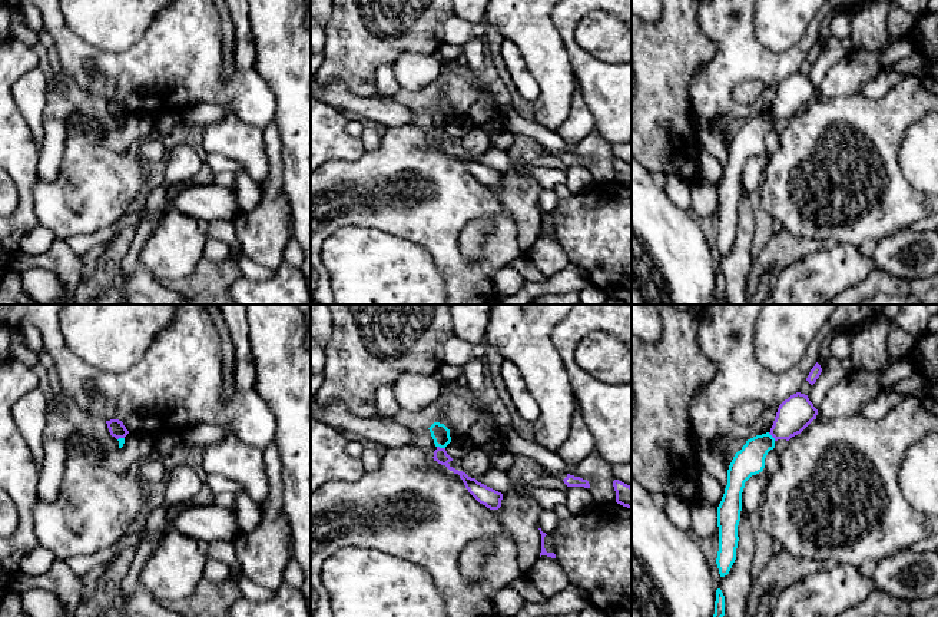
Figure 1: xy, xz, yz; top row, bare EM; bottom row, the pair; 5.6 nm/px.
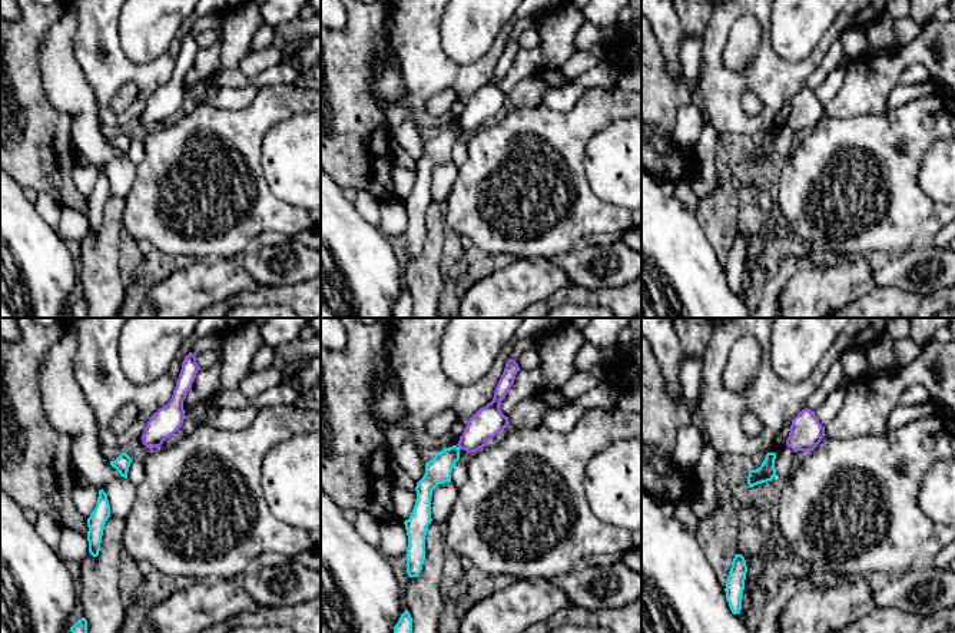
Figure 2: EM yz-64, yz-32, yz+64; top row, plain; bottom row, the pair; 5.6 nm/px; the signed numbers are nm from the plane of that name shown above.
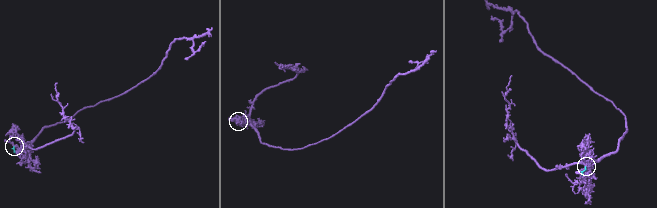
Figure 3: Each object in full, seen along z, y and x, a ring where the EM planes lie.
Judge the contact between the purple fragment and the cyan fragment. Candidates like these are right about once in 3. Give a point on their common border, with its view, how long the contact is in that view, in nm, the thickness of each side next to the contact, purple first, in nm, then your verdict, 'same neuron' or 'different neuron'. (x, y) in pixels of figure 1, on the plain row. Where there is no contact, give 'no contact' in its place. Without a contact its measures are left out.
xz (441, 128) | 50 nm | 80/100 nm | different neuron

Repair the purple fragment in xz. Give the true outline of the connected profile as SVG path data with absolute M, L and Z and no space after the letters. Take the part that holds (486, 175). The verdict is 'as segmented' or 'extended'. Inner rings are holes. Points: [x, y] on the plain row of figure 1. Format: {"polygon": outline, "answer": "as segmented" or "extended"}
{"polygon": "M437 126L434 130L434 140L437 140L441 145L445 145L450 150L454 153L458 153L463 159L465 167L468 172L483 185L485 185L490 189L498 189L501 186L503 173L478 162L475 157L468 156L465 152L458 150L453 147L448 142L453 140L453 137L447 133L445 127Z", "answer": "as segmented"}

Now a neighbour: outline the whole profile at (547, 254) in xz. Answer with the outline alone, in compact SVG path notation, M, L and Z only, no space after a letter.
M541 235L536 241L527 253L527 258L546 276L557 273L570 262L559 238L551 238L547 235Z

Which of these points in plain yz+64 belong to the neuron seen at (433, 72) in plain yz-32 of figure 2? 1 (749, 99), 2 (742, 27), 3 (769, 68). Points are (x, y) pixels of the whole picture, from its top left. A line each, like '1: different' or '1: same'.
1: different
2: different
3: same

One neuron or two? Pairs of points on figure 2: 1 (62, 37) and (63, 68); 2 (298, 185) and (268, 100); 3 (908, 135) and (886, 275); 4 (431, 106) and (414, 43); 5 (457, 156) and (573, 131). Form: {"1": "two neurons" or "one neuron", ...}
{"1": "one neuron", "2": "two neurons", "3": "two neurons", "4": "two neurons", "5": "two neurons"}

